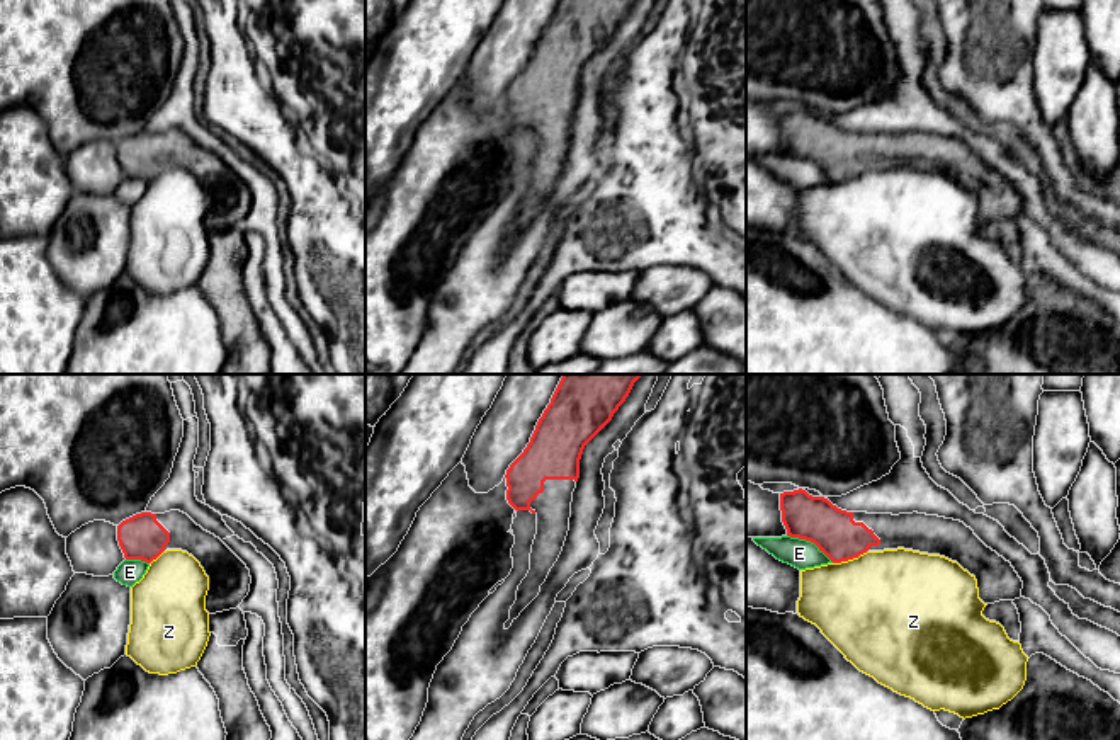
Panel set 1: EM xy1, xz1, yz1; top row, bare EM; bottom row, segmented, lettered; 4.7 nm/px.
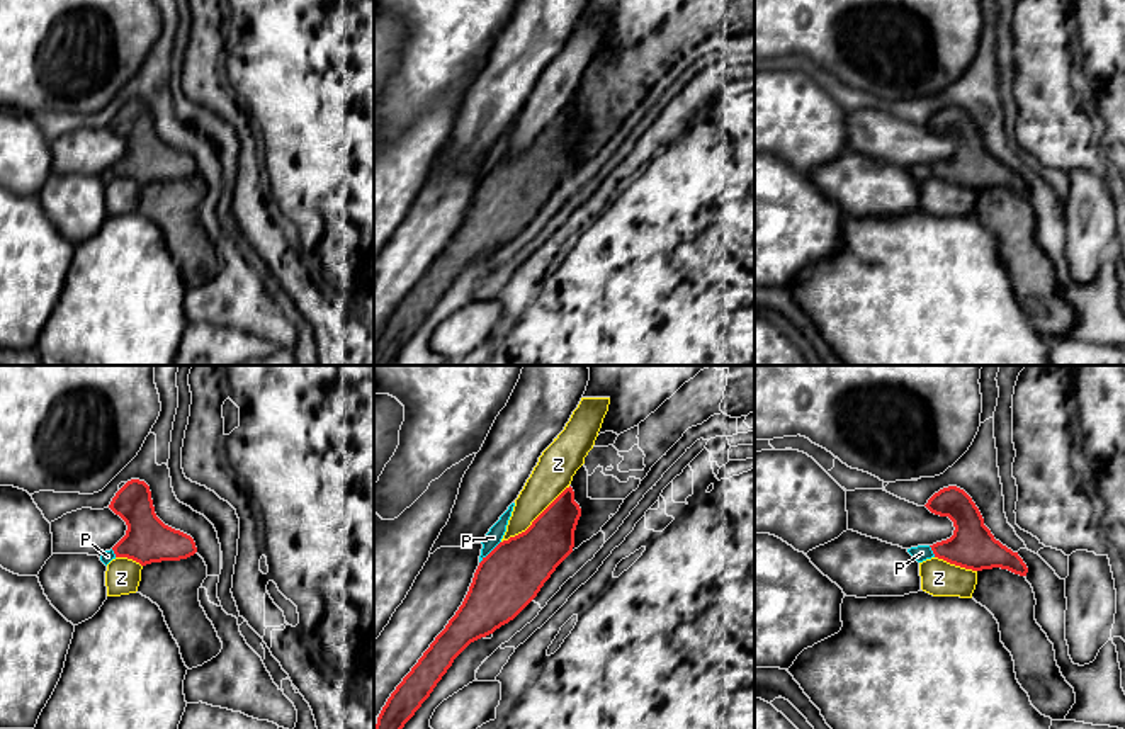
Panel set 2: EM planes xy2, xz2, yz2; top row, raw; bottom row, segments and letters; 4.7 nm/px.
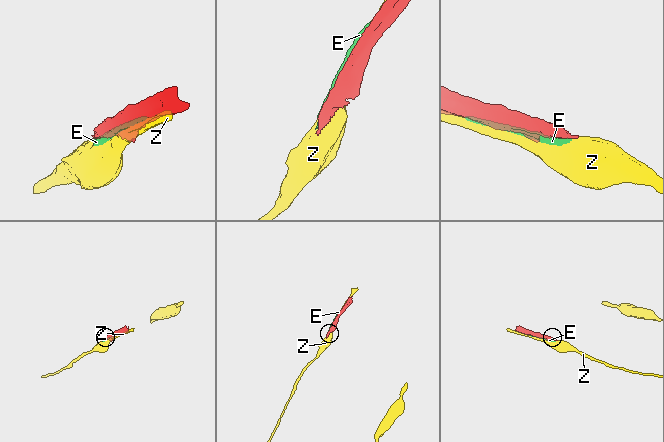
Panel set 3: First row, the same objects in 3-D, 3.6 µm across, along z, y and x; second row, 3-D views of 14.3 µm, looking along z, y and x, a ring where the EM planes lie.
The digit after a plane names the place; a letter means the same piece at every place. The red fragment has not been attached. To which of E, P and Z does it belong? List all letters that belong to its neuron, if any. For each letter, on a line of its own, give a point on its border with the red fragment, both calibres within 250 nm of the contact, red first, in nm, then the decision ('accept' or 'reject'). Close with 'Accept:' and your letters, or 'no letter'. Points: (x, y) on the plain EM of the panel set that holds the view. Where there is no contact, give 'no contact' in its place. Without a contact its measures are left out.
E: contact yz1 (811, 160); calibres 220 and 140 nm; reject
P: contact xz2 (490, 172); calibres 300 and 80 nm; reject
Z: contact xz2 (536, 138); calibres 280 and 180 nm; reject
Accept: no letter

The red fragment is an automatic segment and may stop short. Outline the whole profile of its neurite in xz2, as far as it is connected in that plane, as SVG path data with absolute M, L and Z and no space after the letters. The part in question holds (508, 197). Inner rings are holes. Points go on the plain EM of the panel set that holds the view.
M566 107L532 144L500 161L479 182L469 211L411 291L382 326L374 365L393 365L404 343L430 316L454 279L474 260L513 240L573 172L581 127Z

